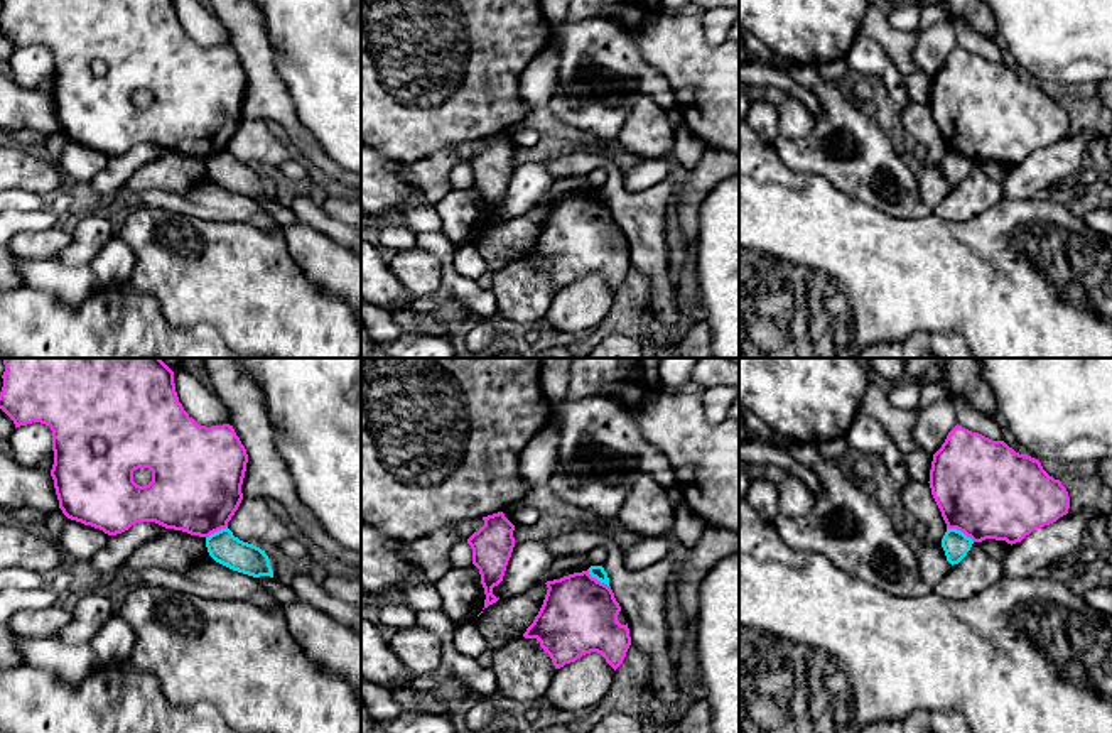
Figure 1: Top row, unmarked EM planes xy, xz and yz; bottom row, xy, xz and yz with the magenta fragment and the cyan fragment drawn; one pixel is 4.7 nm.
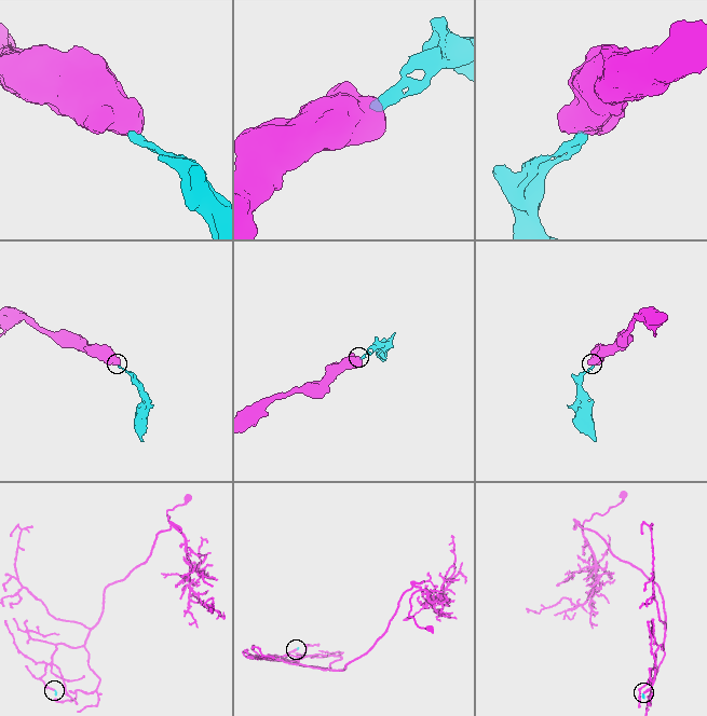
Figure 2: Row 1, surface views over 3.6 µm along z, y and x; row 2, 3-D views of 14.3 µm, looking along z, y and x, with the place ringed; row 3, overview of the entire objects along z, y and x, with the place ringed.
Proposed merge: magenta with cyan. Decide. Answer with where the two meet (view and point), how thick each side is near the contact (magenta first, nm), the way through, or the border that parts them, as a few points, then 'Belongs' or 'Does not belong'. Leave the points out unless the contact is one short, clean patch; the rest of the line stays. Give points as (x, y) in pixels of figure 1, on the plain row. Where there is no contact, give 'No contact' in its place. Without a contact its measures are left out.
Touches magenta at yz (960, 152). Thickness 460 nm (magenta) against 130 nm. Boundary: yz (947, 149), (955, 149), (974, 162). Does not belong

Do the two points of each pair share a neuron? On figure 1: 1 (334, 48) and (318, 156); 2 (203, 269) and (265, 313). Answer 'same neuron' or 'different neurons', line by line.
1: different neurons
2: same neuron

